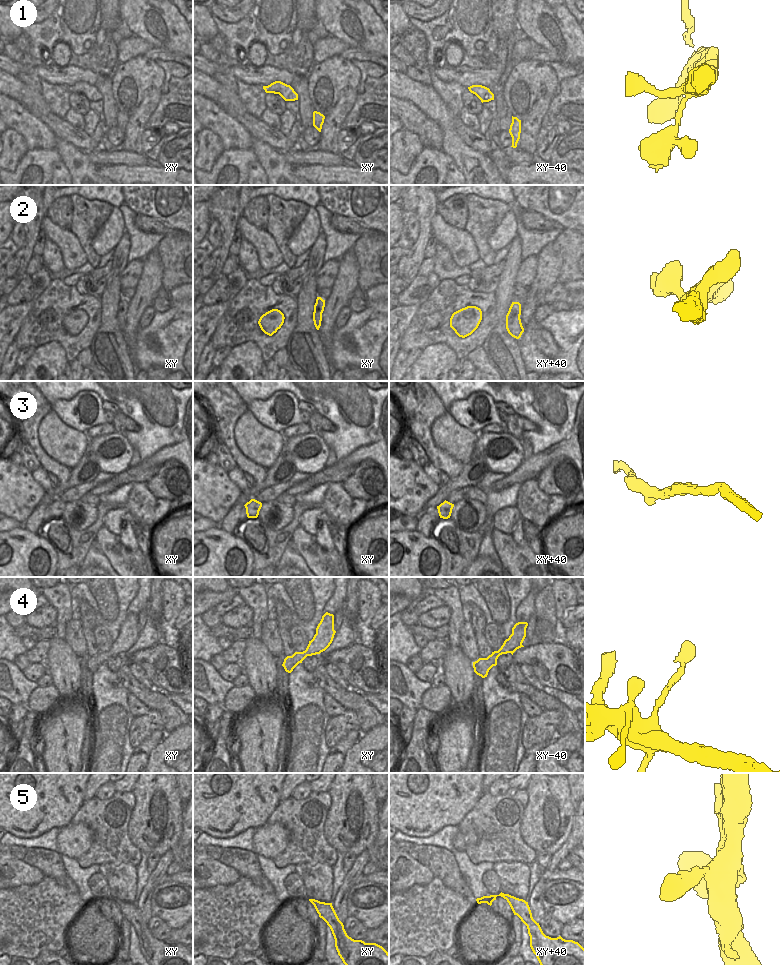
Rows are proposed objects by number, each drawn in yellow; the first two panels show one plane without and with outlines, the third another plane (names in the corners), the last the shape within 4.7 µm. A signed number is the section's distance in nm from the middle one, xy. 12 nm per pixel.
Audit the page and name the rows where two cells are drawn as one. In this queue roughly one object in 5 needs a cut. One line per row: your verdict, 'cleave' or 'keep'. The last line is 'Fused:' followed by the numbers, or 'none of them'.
1: keep
2: keep
3: keep
4: keep
5: keep
Fused: none of them

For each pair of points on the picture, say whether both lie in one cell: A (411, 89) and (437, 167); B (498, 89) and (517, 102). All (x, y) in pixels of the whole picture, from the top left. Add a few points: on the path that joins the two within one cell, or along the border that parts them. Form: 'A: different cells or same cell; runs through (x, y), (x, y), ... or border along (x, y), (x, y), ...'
A: different cells; border along (440, 149), (454, 161)
B: different cells; border along (503, 85), (503, 100), (512, 115)

